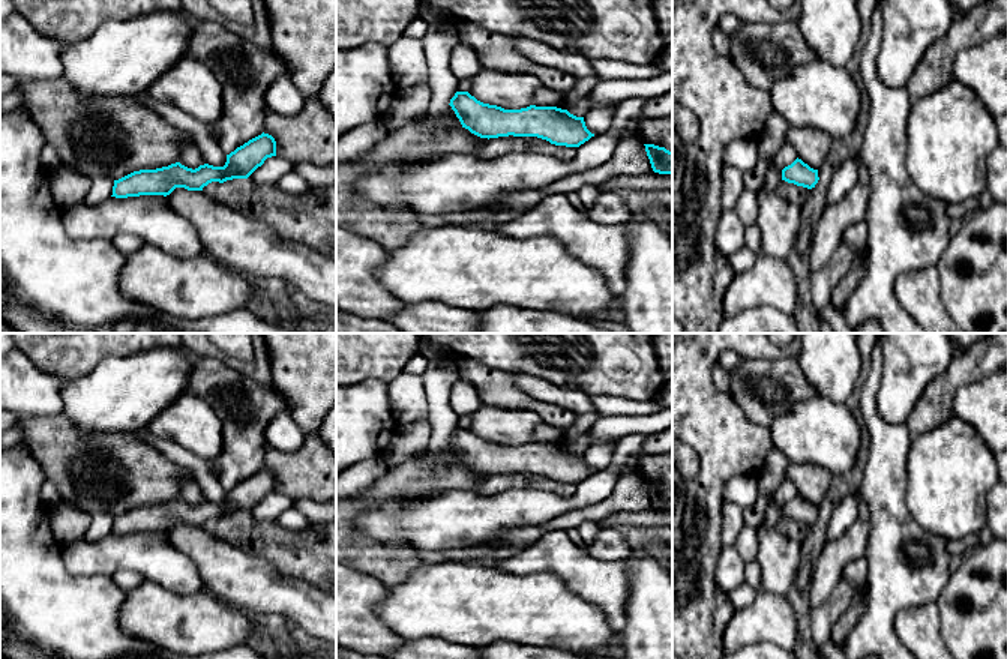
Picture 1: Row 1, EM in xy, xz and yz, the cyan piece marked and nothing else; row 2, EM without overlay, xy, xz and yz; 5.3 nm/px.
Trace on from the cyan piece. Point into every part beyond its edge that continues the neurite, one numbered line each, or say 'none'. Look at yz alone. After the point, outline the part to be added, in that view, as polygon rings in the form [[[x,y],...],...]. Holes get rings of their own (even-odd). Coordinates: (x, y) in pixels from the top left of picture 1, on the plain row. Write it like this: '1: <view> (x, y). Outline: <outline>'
none

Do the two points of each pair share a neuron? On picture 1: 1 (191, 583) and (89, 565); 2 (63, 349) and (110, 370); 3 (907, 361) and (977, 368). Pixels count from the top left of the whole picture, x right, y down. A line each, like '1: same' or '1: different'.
1: same
2: different
3: different

